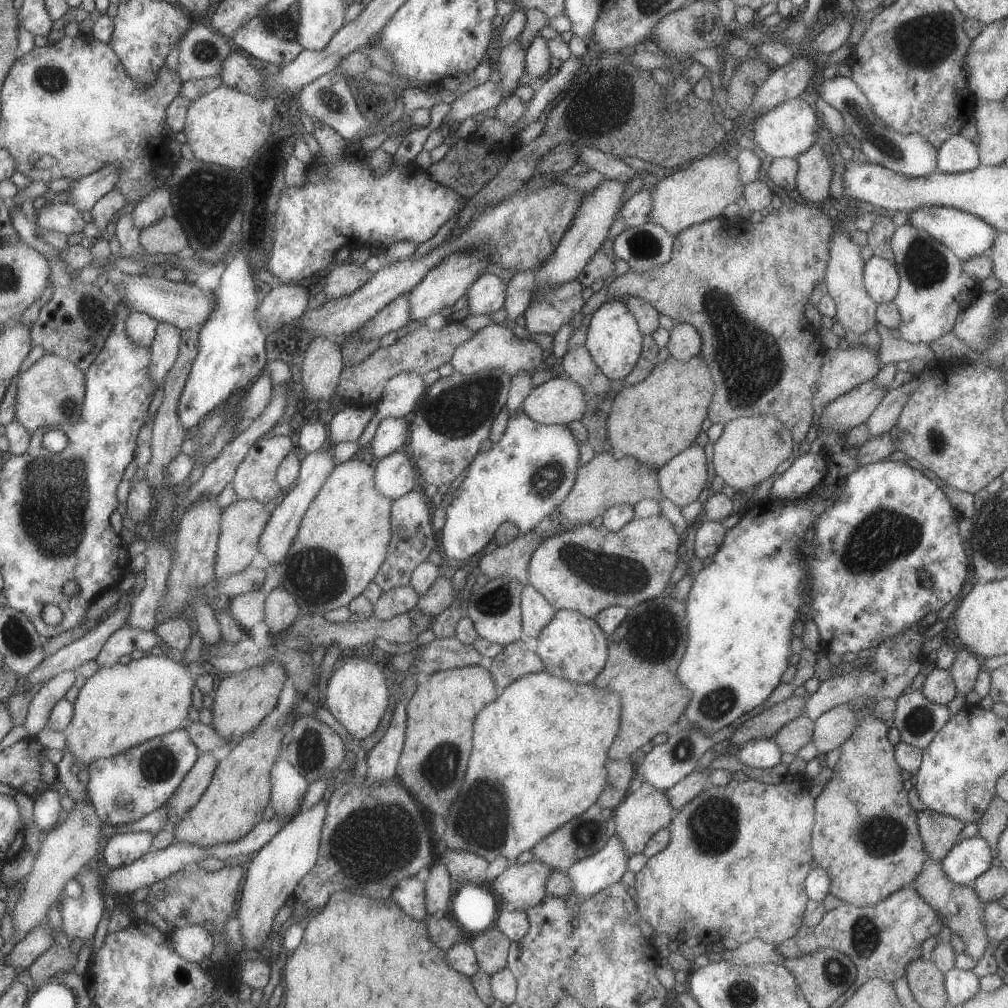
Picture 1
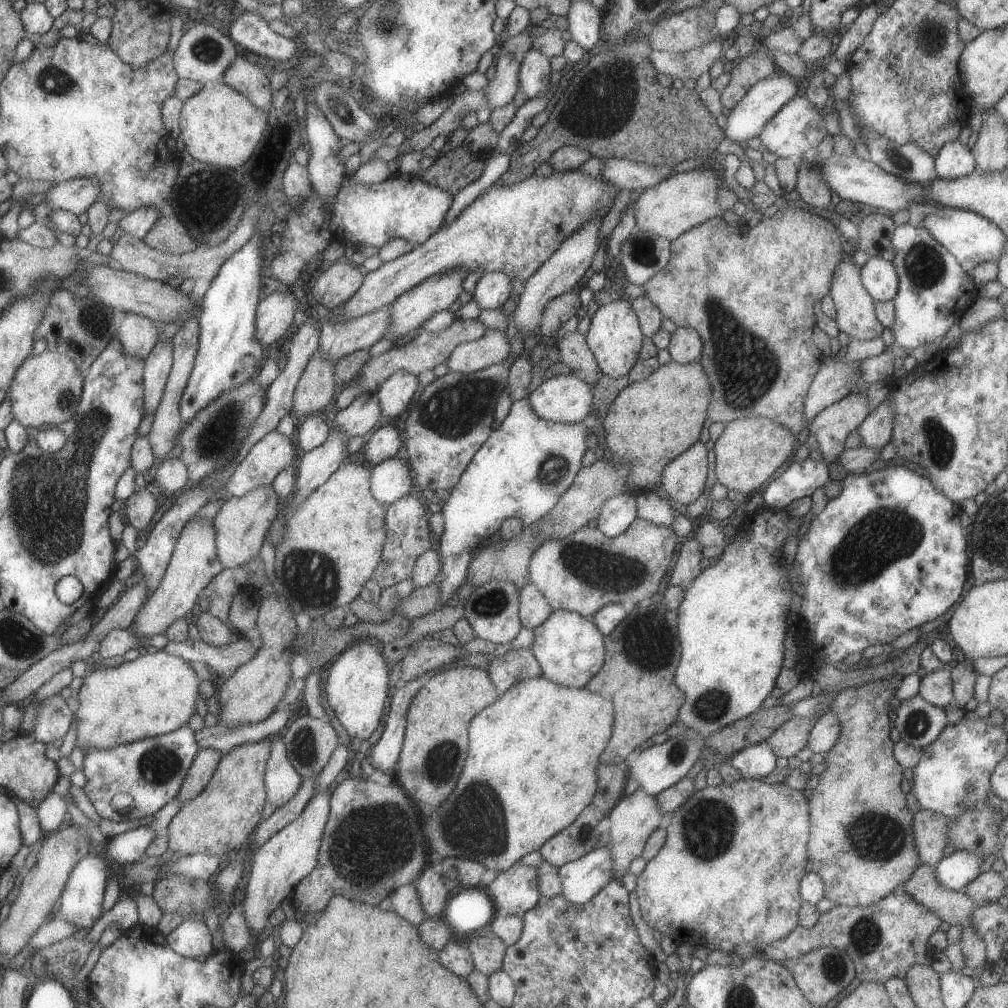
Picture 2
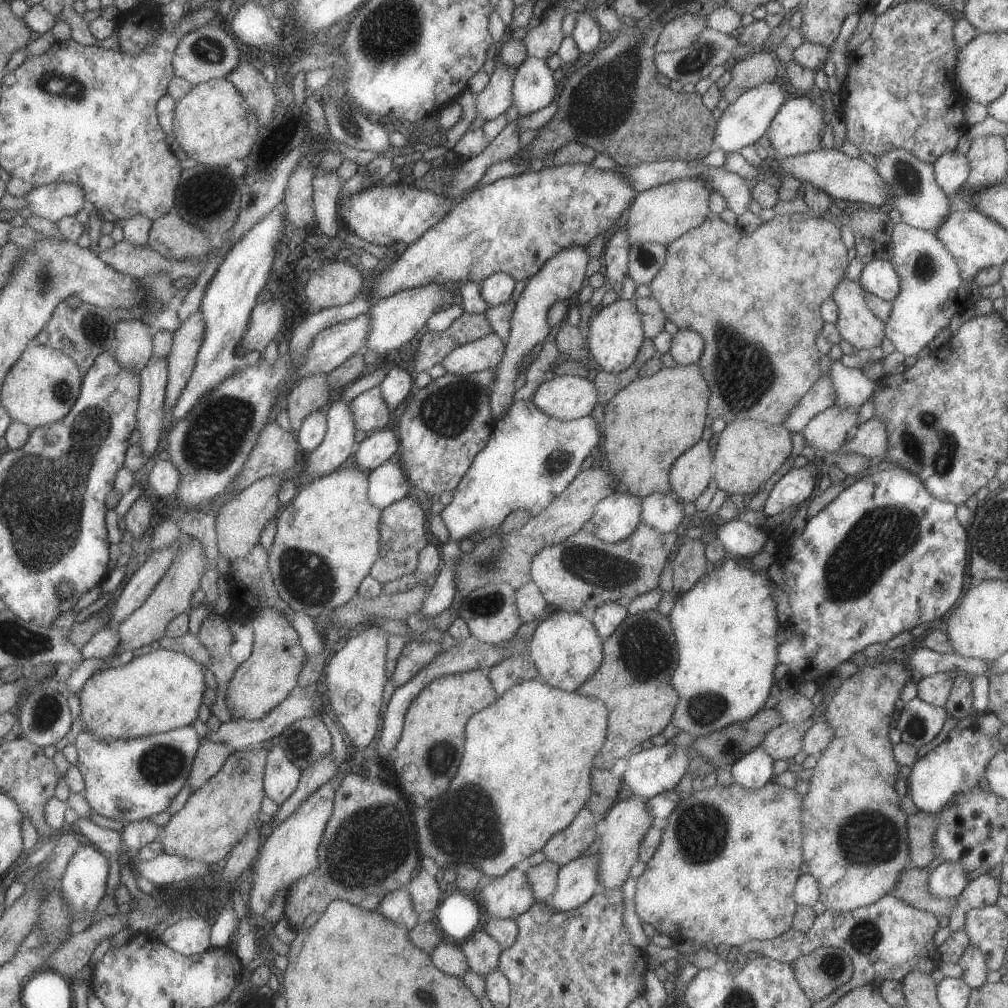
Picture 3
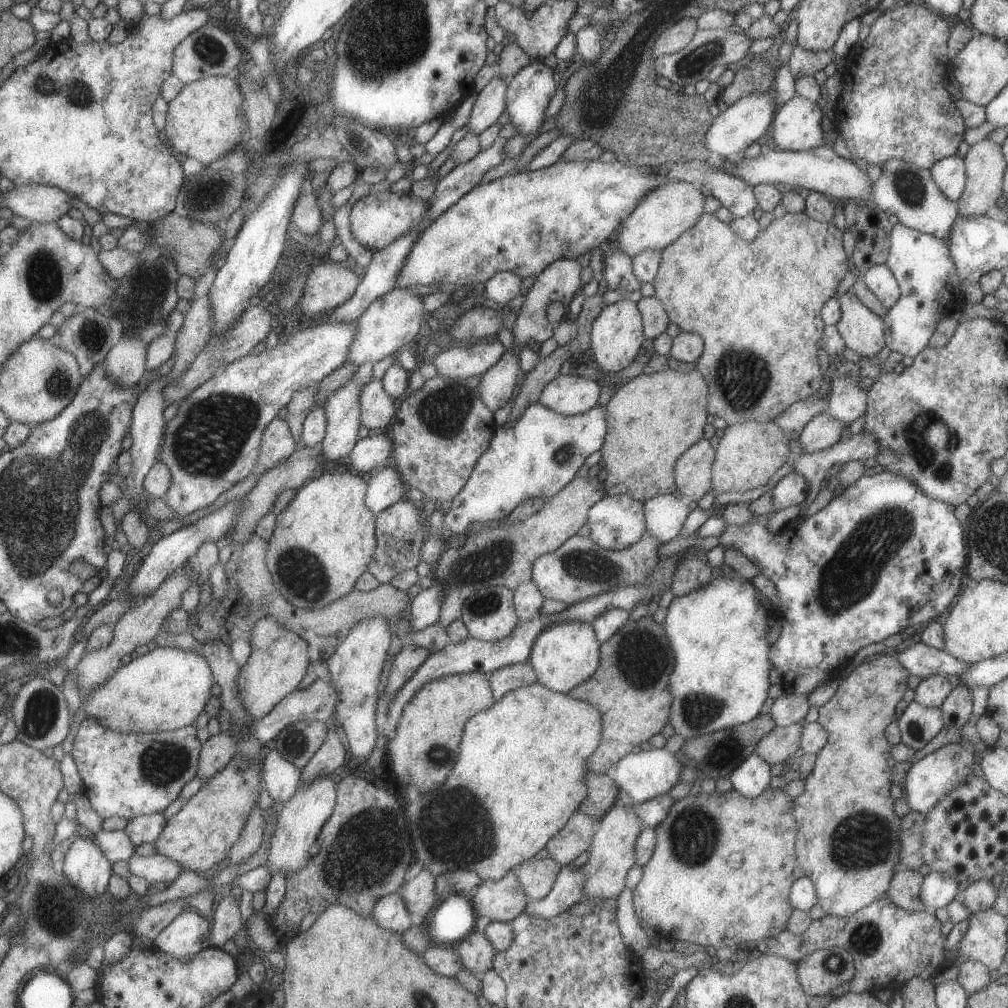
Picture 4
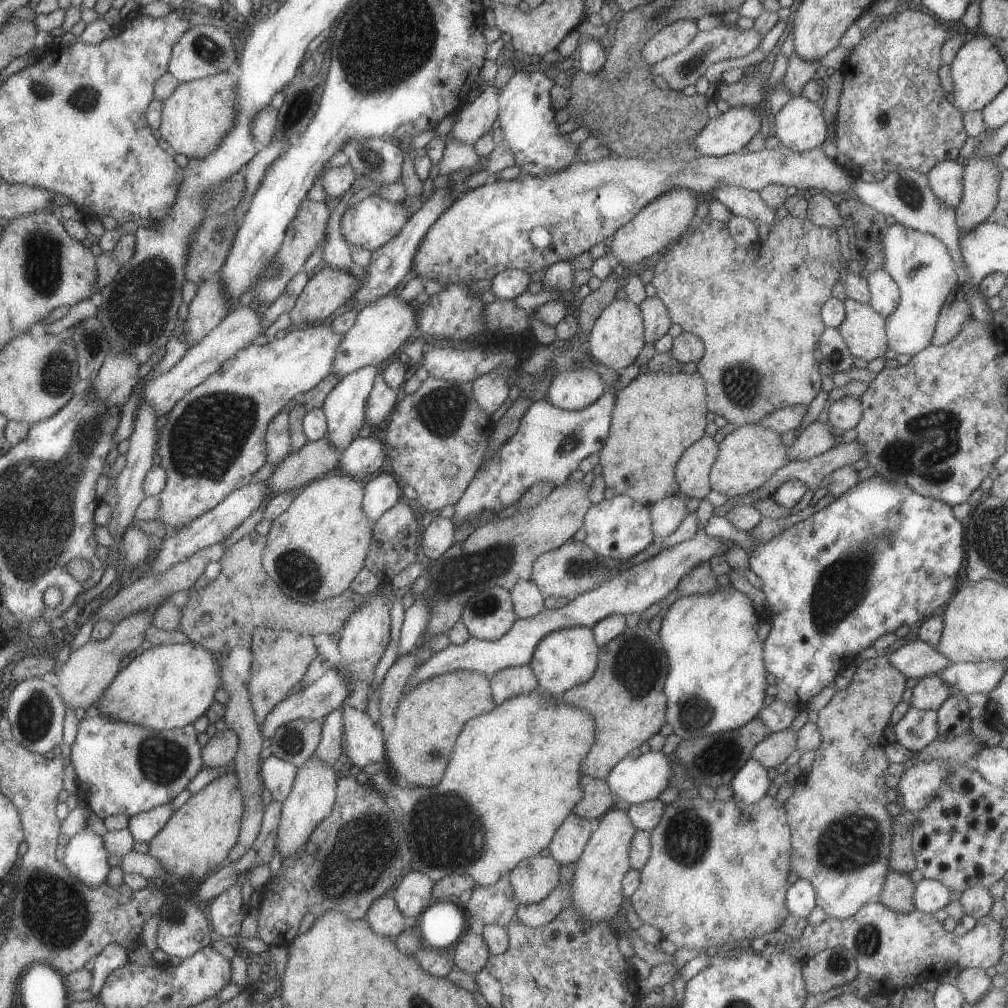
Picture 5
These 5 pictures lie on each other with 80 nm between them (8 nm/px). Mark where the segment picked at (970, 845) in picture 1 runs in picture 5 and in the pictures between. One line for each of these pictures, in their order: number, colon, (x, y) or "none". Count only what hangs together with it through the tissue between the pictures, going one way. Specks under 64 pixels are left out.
2: (956, 871)
3: (947, 879)
4: (937, 889)
5: (929, 896)

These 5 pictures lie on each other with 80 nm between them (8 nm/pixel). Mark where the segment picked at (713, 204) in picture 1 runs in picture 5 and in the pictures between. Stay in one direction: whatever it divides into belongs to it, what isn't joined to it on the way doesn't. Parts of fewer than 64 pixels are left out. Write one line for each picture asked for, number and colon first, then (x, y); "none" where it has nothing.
2: (668, 209)
3: (661, 214)
4: (670, 208)
5: (660, 222)

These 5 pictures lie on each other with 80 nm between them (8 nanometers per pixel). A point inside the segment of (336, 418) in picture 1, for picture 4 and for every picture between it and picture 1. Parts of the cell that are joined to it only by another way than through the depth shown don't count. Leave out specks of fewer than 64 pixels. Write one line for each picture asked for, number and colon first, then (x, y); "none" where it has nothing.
2: (363, 414)
3: (368, 410)
4: (376, 408)

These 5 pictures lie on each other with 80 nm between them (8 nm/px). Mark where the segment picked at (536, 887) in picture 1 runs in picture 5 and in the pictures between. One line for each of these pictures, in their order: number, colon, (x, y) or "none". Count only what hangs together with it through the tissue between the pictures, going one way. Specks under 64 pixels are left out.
2: (514, 891)
3: (507, 896)
4: (502, 900)
5: (495, 904)

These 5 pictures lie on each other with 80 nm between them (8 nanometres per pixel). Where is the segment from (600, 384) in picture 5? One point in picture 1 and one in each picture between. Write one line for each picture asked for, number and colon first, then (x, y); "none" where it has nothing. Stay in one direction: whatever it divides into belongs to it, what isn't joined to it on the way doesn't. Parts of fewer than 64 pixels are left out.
1: (558, 401)
2: (562, 399)
3: (564, 397)
4: (567, 395)

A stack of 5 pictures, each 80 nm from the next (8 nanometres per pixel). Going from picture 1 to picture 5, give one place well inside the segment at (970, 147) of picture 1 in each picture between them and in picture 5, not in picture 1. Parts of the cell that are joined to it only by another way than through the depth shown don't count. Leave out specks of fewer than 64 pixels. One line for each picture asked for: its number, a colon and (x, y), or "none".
2: (954, 160)
3: (951, 169)
4: (948, 173)
5: (945, 179)

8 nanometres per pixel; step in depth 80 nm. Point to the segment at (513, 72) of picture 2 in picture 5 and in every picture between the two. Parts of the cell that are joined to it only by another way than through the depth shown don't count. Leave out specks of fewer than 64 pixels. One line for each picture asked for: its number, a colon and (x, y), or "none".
3: (495, 98)
4: (490, 102)
5: (474, 119)

